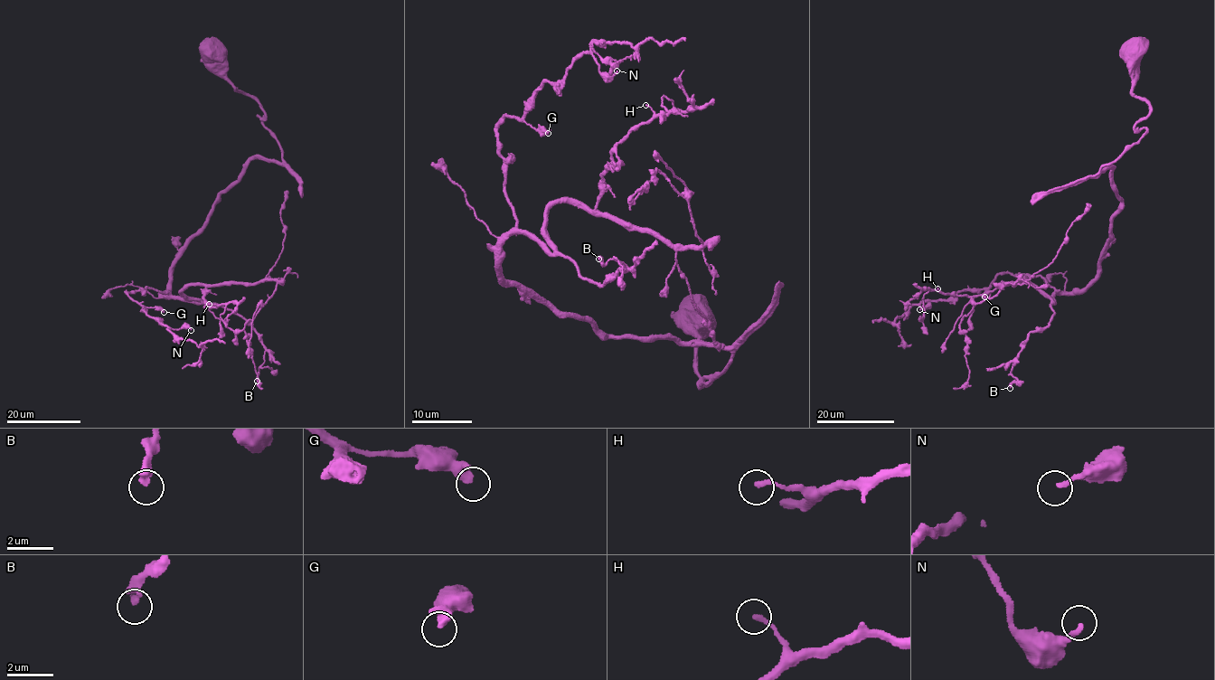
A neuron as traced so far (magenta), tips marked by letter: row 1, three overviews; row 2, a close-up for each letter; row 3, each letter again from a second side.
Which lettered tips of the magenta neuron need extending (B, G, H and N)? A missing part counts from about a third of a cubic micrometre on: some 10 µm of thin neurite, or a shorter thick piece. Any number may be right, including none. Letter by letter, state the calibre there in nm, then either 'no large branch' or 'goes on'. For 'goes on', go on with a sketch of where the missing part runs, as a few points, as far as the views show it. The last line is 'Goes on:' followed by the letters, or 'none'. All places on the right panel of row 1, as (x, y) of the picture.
B: calibre 320 nm; goes on
G: calibre 300 nm; no large branch
H: calibre 220 nm; no large branch
N: calibre 200 nm; no large branch
Goes on: B

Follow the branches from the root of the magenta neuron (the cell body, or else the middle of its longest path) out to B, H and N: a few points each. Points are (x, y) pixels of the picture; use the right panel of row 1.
B: (1136, 52), (1146, 131), (1098, 174), (1113, 167), (1122, 200), (1100, 272), (1051, 297), (1010, 388)
H: (1136, 52), (1146, 131), (1098, 174), (1113, 167), (1122, 200), (1100, 272), (1052, 298), (1027, 278), (937, 288)
N: (1136, 52), (1146, 131), (1098, 174), (1113, 167), (1122, 200), (1100, 272), (1069, 292), (1001, 273), (919, 309)

